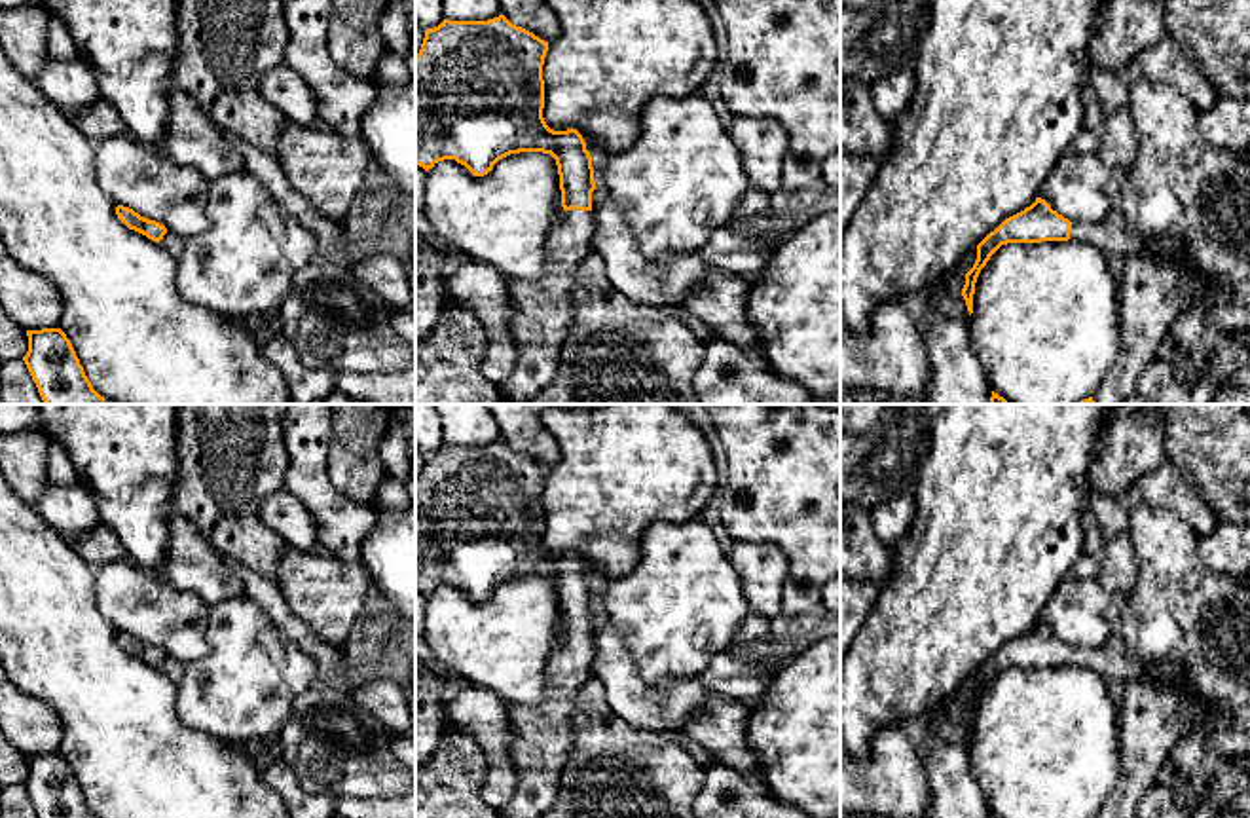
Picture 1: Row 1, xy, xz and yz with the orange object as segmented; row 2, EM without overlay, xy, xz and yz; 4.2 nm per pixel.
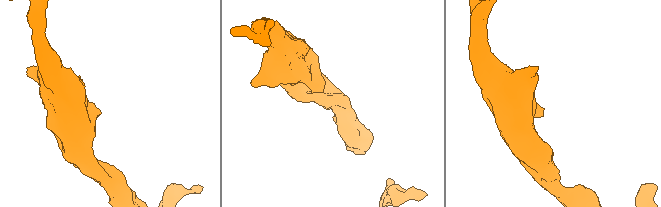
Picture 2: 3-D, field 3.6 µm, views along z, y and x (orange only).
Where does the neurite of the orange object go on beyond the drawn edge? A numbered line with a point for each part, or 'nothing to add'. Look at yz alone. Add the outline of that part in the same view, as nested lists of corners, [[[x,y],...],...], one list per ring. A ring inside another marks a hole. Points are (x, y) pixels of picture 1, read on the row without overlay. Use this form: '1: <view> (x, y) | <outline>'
1: yz (1112, 659) | [[[1117,630],[1098,647],[1072,647],[1070,664],[1089,668],[1115,687],[1131,679],[1161,685],[1187,685],[1191,681],[1191,670],[1180,660],[1149,662],[1134,659]]]

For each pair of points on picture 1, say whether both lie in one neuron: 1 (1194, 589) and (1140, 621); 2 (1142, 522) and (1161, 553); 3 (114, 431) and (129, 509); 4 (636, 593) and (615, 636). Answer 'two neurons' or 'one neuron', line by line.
1: one neuron
2: one neuron
3: one neuron
4: two neurons

